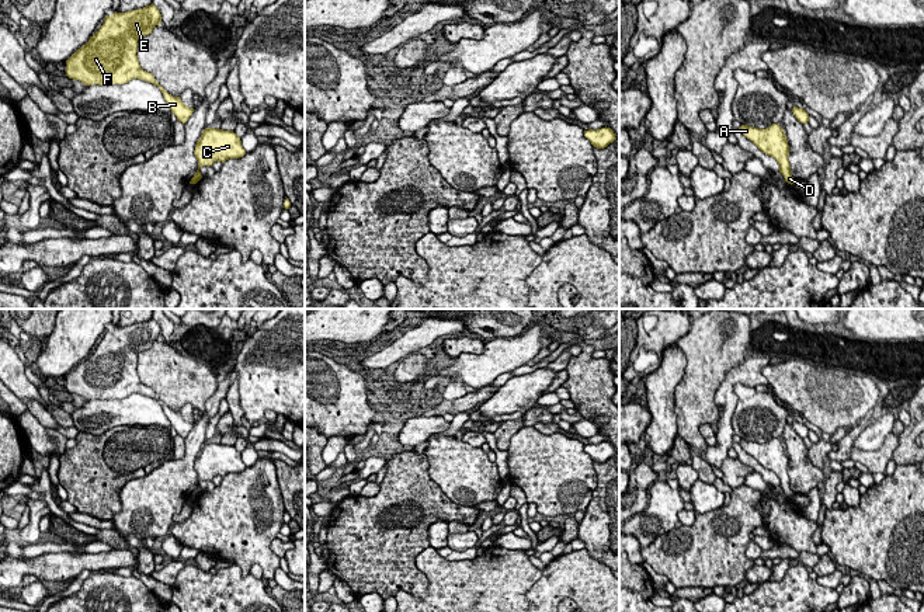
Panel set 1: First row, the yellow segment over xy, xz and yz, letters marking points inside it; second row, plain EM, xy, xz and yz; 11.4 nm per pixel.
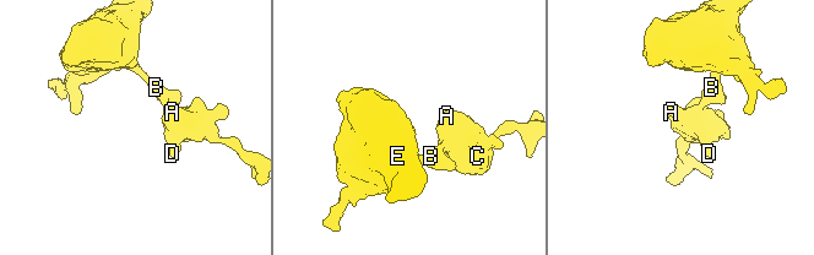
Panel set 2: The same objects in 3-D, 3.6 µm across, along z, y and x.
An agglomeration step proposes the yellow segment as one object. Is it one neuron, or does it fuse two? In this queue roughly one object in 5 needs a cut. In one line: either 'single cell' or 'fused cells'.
single cell

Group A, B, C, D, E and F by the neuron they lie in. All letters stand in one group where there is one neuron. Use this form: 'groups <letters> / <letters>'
groups A B C D E F

